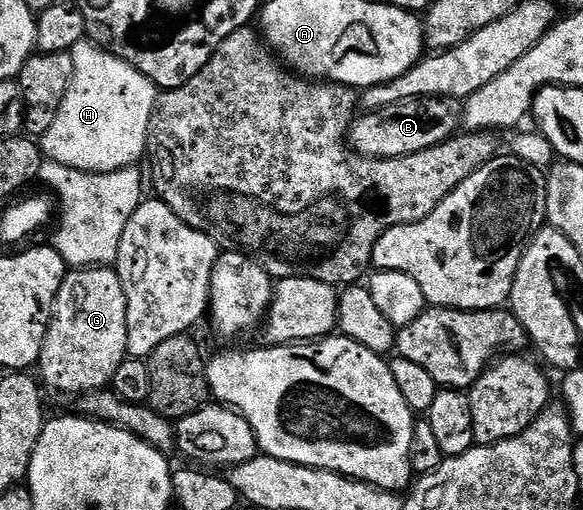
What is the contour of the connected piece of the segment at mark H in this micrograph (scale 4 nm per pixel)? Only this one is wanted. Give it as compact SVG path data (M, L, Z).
M84 41L73 45L73 49L70 51L73 57L73 81L69 85L69 89L65 93L65 101L61 101L61 109L55 114L54 119L50 123L46 124L45 130L47 131L41 138L41 150L50 162L60 163L66 167L72 167L78 171L91 171L94 175L97 173L113 173L119 171L122 167L134 167L140 160L144 158L147 149L147 134L149 133L149 121L151 120L151 114L155 108L155 101L157 98L157 88L153 81L149 81L149 77L145 77L139 72L133 65L126 63L124 59L119 59L115 55L109 54L108 51L104 51L98 43L94 41Z

